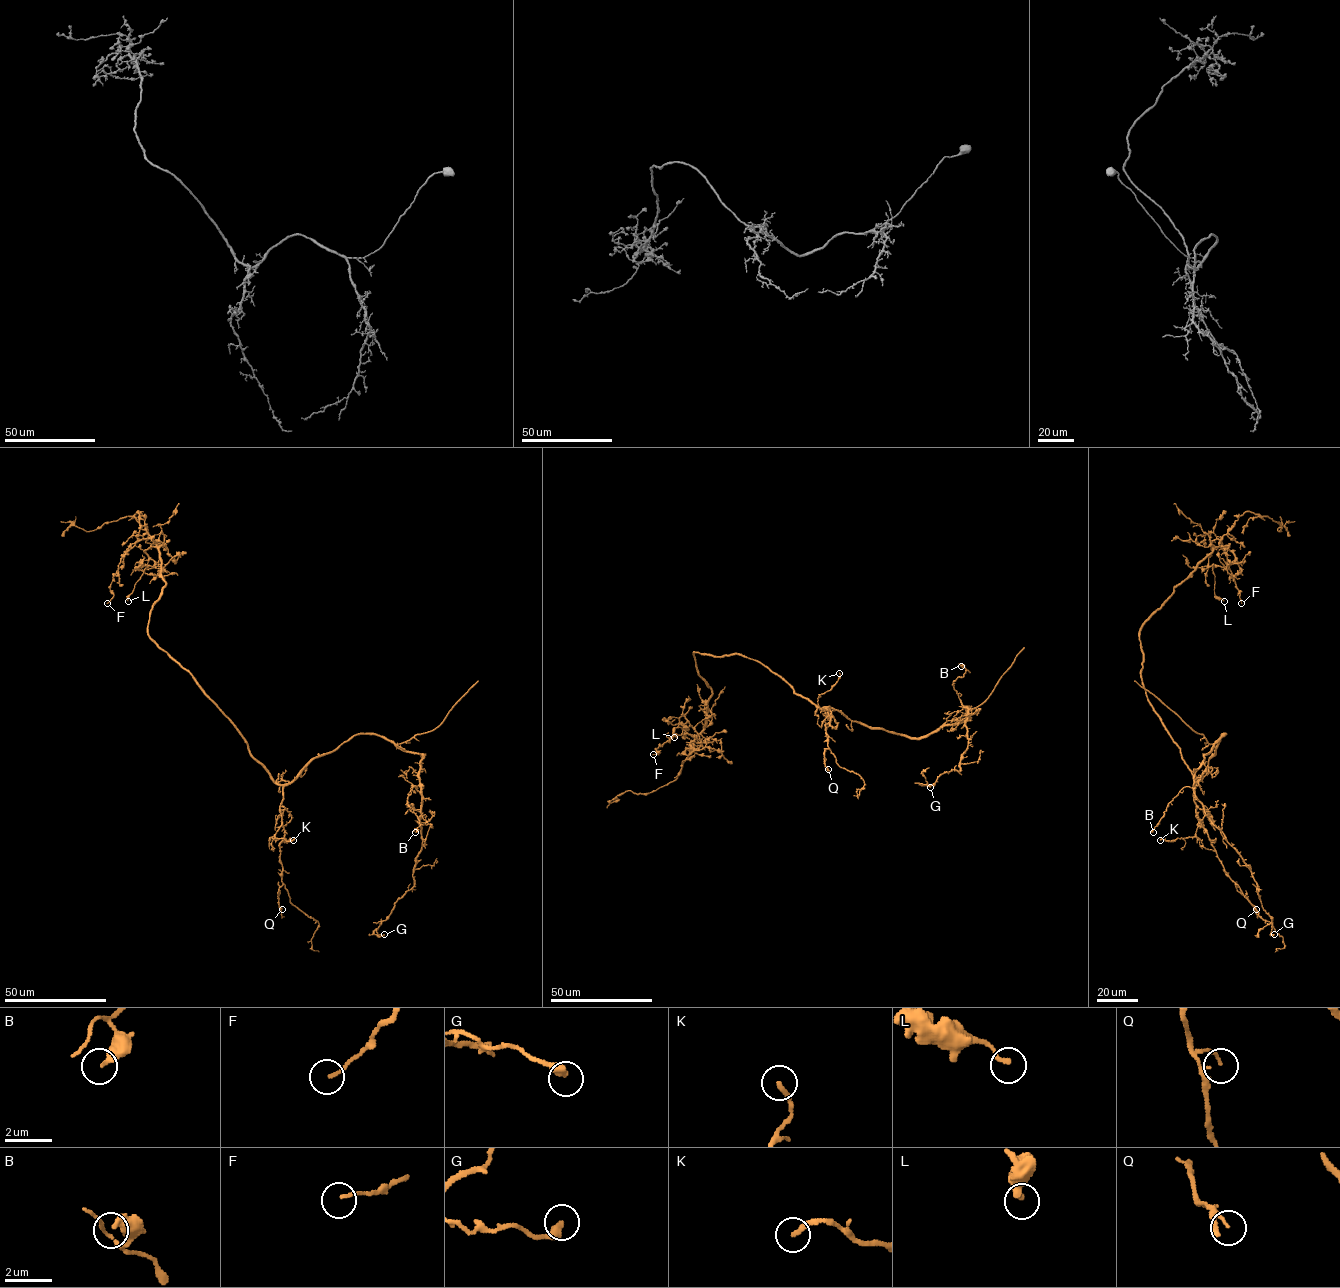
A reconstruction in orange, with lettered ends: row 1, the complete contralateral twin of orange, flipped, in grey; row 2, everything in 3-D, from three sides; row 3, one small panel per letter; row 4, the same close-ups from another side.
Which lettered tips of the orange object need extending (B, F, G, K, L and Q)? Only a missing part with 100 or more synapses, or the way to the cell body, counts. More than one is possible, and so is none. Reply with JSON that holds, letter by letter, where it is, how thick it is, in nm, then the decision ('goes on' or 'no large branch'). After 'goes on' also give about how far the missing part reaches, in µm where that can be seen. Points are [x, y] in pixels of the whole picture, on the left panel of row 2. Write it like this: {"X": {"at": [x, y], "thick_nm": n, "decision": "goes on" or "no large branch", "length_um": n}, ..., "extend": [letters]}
{"B": {"at": [415, 832], "thick_nm": 360, "decision": "no large branch"}, "F": {"at": [107, 603], "thick_nm": 120, "decision": "no large branch"}, "G": {"at": [384, 934], "thick_nm": 400, "decision": "no large branch"}, "K": {"at": [293, 840], "thick_nm": 200, "decision": "no large branch"}, "L": {"at": [128, 601], "thick_nm": 180, "decision": "no large branch"}, "Q": {"at": [282, 909], "thick_nm": 100, "decision": "no large branch"}, "extend": []}

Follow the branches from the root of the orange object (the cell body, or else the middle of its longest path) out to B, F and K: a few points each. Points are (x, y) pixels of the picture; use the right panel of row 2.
B: (1182, 758), (1194, 784), (1225, 734), (1204, 754), (1194, 776), (1194, 791), (1184, 787), (1169, 802), (1153, 832)
F: (1182, 758), (1179, 746), (1144, 688), (1140, 627), (1173, 589), (1218, 545), (1222, 538), (1222, 548), (1241, 603)
K: (1182, 758), (1195, 782), (1194, 801), (1199, 824), (1193, 837), (1160, 840)

